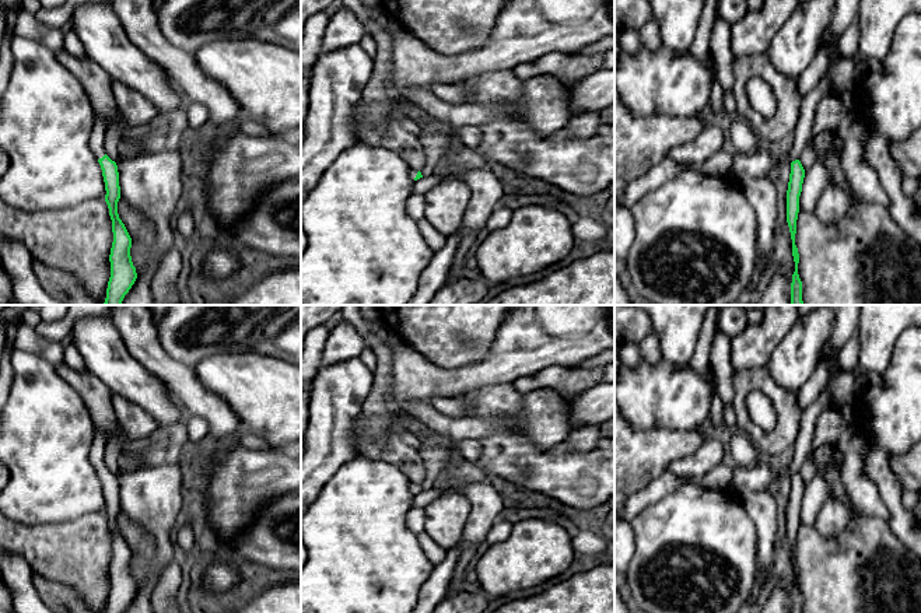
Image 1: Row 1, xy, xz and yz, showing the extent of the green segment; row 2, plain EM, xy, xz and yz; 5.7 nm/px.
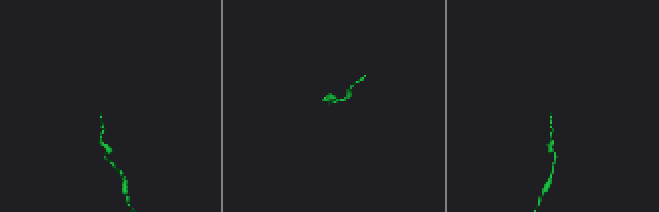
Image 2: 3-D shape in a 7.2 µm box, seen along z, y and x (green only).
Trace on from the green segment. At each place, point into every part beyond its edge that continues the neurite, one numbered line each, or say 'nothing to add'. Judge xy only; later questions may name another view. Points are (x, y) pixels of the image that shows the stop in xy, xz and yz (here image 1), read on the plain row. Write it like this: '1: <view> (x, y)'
1: xy (97, 454)

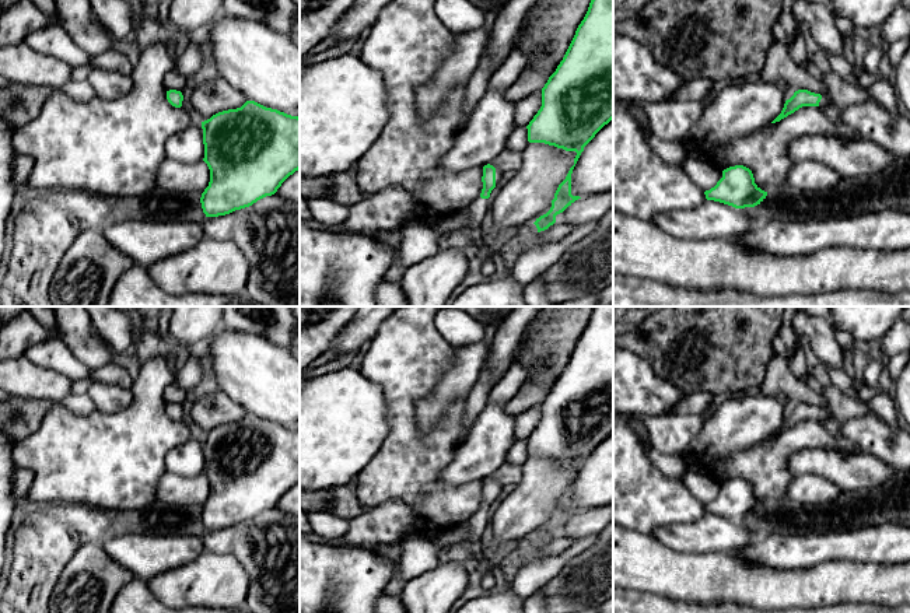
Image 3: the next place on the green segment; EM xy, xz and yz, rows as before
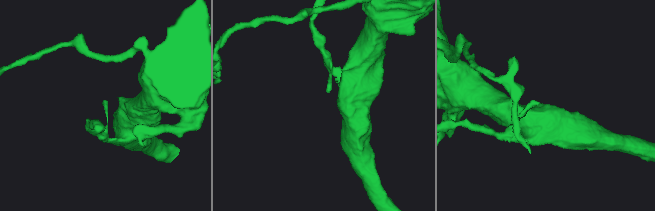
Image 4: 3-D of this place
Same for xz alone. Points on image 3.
1: xz (478, 522)

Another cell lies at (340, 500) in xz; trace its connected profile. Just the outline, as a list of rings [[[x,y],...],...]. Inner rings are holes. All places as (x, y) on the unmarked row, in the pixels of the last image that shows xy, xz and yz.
[[[357,480],[344,486],[325,487],[319,490],[300,488],[300,509],[307,515],[314,511],[329,512],[346,519],[363,515],[357,500]]]

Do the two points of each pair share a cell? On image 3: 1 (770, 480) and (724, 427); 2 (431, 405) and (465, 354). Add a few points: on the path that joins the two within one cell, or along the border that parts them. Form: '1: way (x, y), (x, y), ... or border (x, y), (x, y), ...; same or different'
1: border (770, 435), (758, 444), (713, 461); different
2: way (444, 392), (464, 372), (465, 367); same

